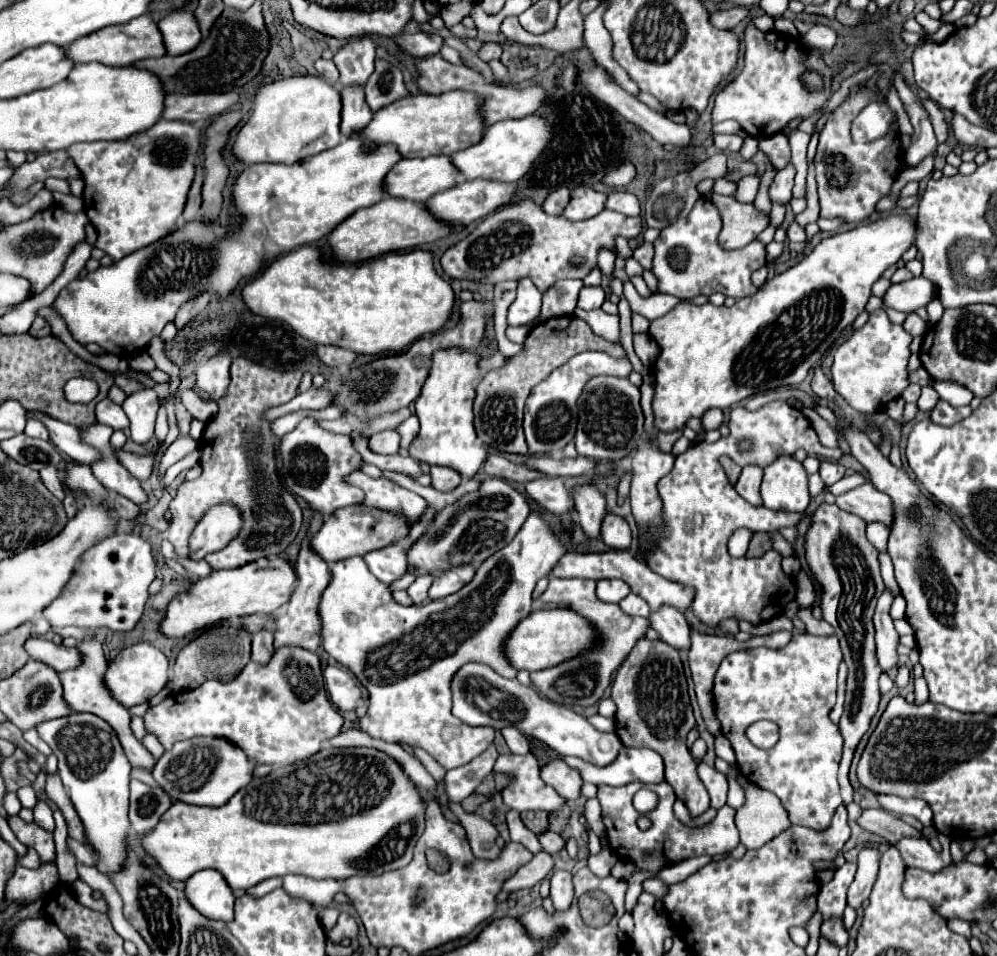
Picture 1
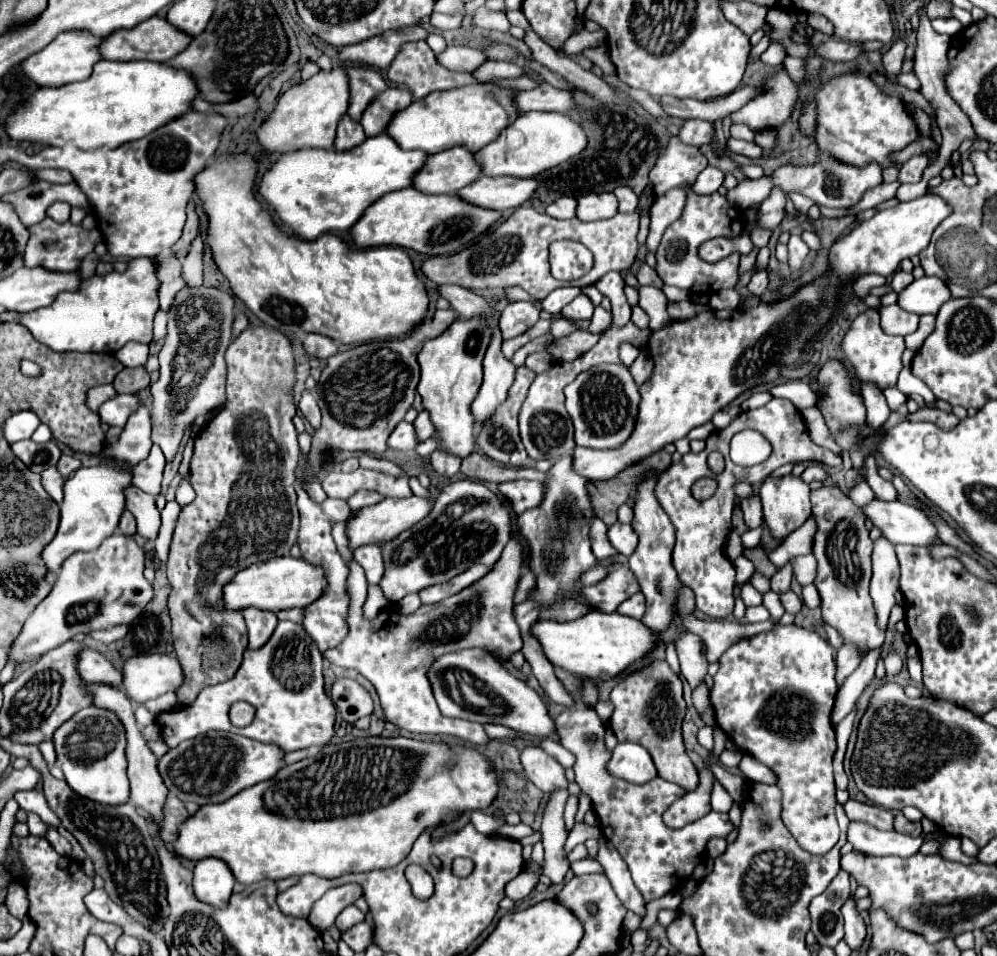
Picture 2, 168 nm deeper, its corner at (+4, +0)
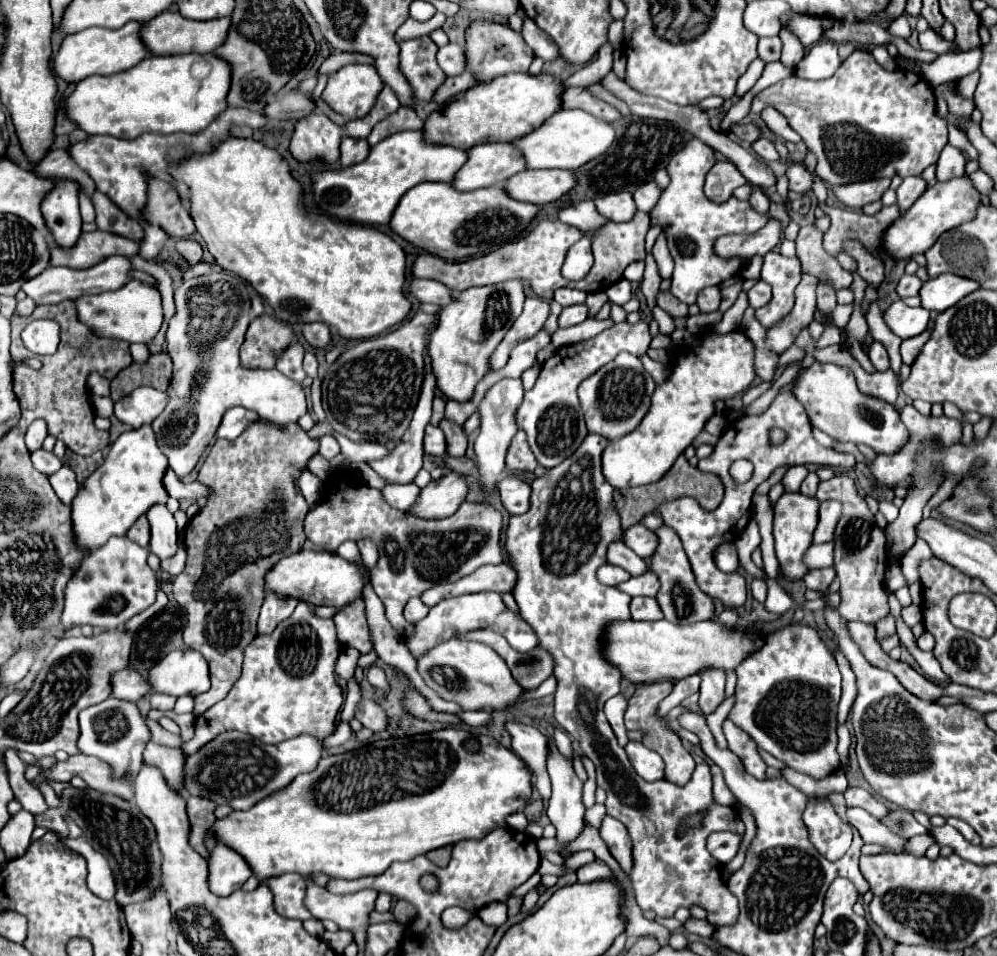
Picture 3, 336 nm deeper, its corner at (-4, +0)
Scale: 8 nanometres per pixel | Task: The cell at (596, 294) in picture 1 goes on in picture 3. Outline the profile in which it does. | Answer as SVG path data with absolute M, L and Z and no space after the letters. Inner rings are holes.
M571 305L565 307L559 315L559 327L571 327L571 325L579 325L587 319L587 305Z

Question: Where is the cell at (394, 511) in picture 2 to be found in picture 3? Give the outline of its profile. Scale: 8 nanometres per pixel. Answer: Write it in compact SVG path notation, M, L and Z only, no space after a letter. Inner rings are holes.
M447 473L439 481L431 481L409 511L421 519L441 519L453 515L459 505L465 501L469 493L469 485L465 475L461 473Z

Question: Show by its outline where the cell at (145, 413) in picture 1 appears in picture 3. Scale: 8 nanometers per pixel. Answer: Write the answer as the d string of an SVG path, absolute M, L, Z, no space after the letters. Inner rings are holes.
M143 425L139 429L131 429L131 431L123 433L123 435L119 435L119 439L111 445L105 463L95 473L91 473L87 477L85 487L79 489L79 493L77 493L75 501L73 501L73 531L75 531L77 545L81 549L97 549L97 547L105 545L105 541L109 537L125 535L127 529L141 515L145 515L153 505L157 505L157 503L165 505L167 499L169 499L167 493L165 493L165 487L163 487L163 475L165 475L167 467L169 467L167 457L157 447L151 425Z

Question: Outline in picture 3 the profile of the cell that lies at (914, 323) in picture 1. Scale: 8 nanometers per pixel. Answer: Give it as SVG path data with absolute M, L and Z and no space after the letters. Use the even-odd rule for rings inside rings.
M895 301L883 313L889 329L901 339L915 337L927 329L929 311L923 307L907 307L903 301Z

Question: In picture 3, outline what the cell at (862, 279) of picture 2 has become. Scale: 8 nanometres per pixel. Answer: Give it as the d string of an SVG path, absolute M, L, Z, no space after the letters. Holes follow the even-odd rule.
M815 225L801 227L795 243L797 243L797 259L801 257L799 261L803 273L813 273L819 281L825 281L835 291L851 285L853 281L851 273L847 273L835 257L825 253L821 229L817 229Z

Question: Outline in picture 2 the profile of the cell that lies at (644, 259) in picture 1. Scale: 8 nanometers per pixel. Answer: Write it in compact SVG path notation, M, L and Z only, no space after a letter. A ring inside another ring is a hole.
M647 263L639 265L639 269L637 269L637 281L639 281L639 285L653 285L653 287L661 287L663 285L663 281L655 273L655 269L649 267Z

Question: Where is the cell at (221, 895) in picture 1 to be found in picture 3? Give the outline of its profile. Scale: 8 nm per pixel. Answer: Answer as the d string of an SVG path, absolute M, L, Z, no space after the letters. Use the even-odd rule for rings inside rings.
M217 845L209 857L209 887L215 895L227 897L239 889L253 871L245 865L245 857L233 853L227 845Z

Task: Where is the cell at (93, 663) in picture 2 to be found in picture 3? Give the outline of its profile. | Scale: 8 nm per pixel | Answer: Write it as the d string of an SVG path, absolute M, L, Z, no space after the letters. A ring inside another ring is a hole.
M135 669L117 671L113 675L111 683L113 683L113 693L111 693L113 697L125 699L125 701L133 701L133 703L153 691L151 685L149 685L149 679L139 675Z

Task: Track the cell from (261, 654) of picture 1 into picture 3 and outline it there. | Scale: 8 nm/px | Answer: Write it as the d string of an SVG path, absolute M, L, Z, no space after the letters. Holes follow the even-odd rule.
M267 593L259 615L259 633L271 633L271 629L293 613L297 603L295 597L277 597L277 593Z

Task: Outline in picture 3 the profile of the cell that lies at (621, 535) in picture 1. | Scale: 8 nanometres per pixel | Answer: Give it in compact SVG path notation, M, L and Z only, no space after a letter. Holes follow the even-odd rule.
M637 523L633 527L629 527L623 535L623 543L633 549L639 557L643 559L649 559L655 549L657 549L657 535L653 531L649 531L645 525Z

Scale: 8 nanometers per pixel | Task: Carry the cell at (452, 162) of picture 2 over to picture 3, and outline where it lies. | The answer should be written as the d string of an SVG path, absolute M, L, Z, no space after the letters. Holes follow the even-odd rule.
M483 143L471 147L467 153L467 163L453 179L453 187L459 191L505 185L509 177L525 171L525 157L521 157L513 143Z

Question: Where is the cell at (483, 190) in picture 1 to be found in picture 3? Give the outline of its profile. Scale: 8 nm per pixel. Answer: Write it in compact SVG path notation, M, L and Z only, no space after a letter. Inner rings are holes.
M543 169L543 171L521 171L513 175L505 189L513 199L529 203L551 203L569 193L577 185L575 171L565 169Z

